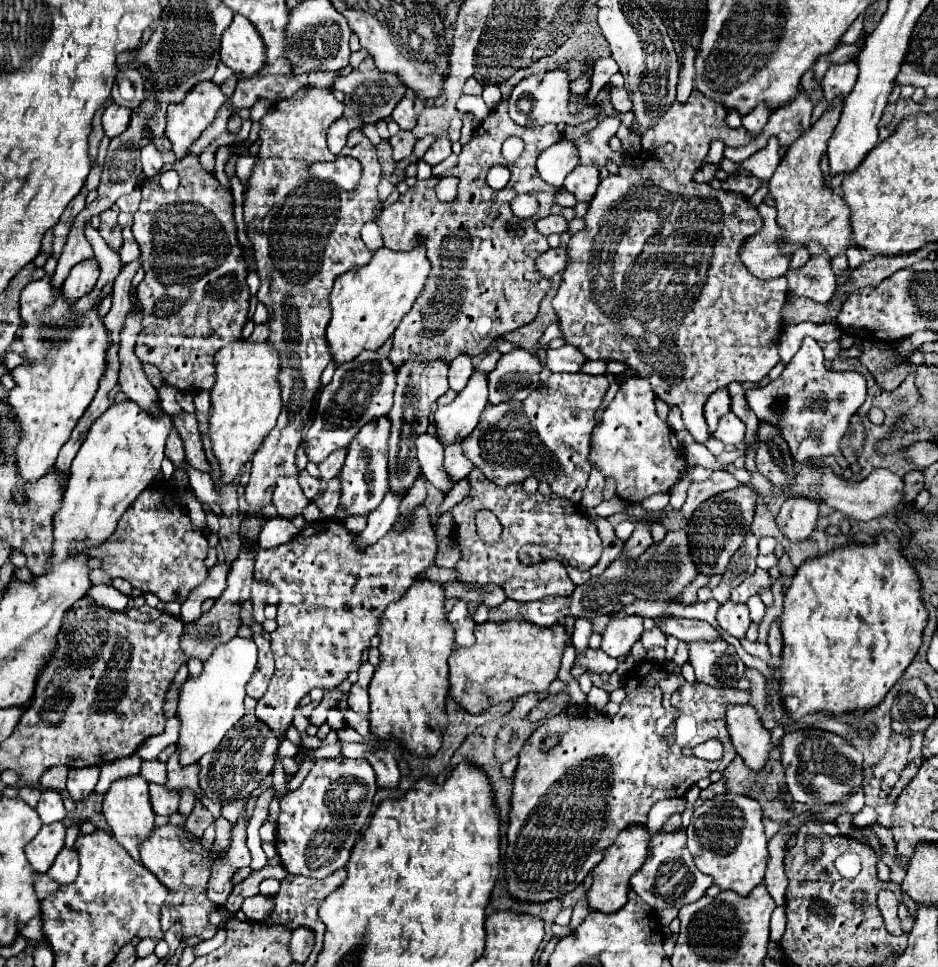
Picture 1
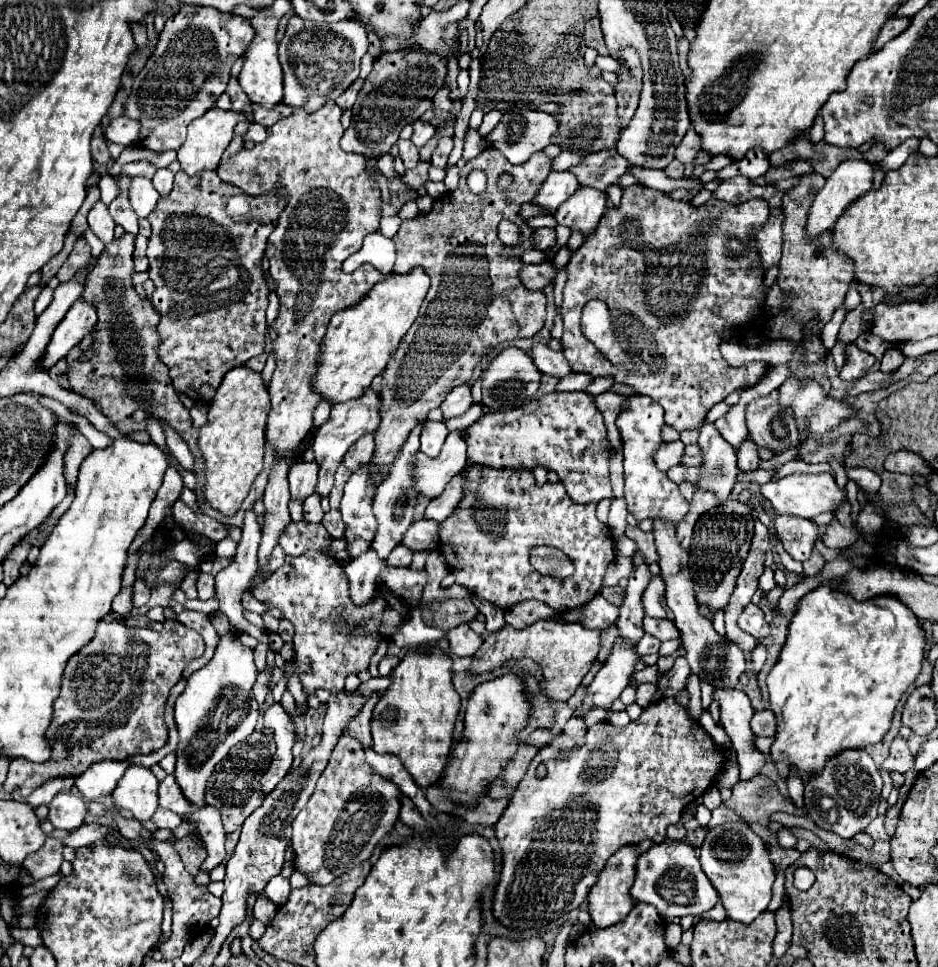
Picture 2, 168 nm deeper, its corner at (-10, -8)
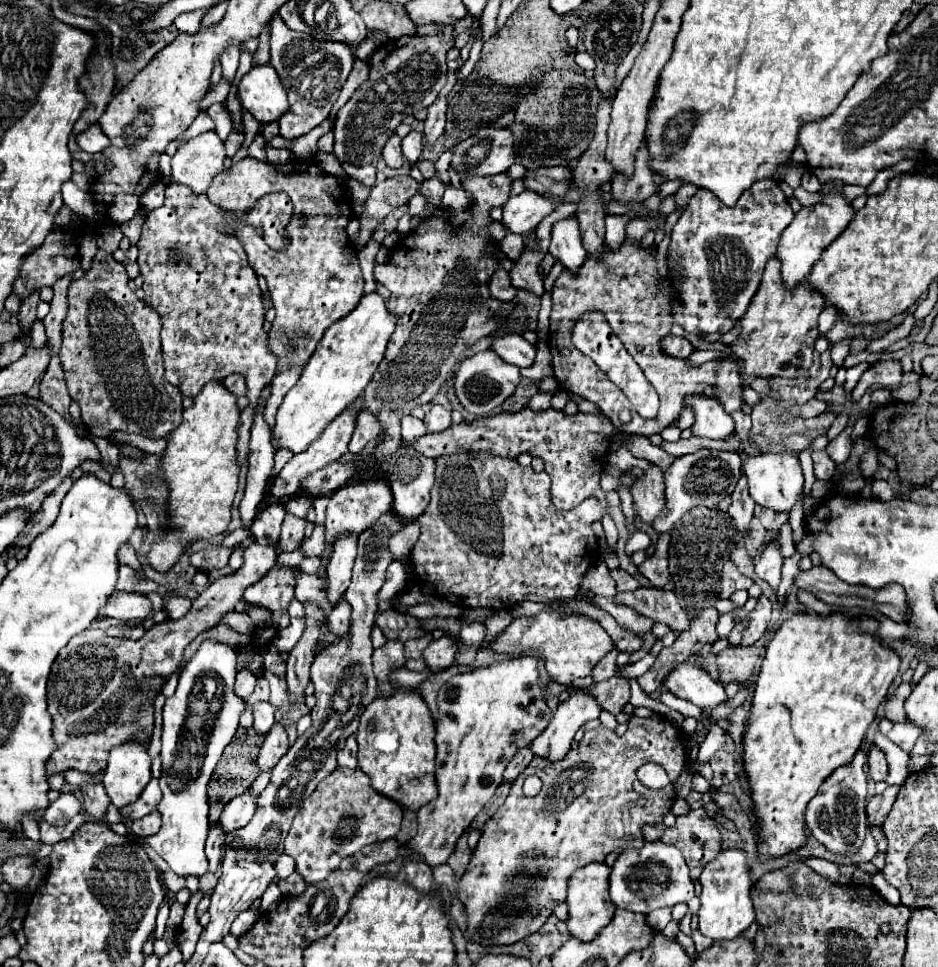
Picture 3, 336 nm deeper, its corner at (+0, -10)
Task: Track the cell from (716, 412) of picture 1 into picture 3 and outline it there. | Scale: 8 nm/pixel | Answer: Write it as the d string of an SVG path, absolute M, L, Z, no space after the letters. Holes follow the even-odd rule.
M697 450L693 454L679 456L671 464L671 470L665 472L665 486L667 486L665 494L669 498L669 510L661 518L657 518L657 522L653 524L653 530L657 534L669 532L673 524L681 520L683 514L687 514L695 506L715 508L723 498L727 498L733 492L739 476L741 476L739 454L717 452L717 450Z

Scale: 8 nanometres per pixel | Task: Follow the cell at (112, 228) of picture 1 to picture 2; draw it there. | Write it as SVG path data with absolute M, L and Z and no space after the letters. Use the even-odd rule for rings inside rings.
M131 234L109 242L93 270L87 274L81 300L87 300L91 306L95 306L99 316L93 328L93 342L89 346L89 350L95 354L89 360L81 360L87 350L75 346L67 354L67 376L71 388L89 400L95 400L111 424L117 424L119 420L125 420L127 414L143 408L147 410L149 418L163 420L175 430L187 430L193 424L189 410L181 404L175 388L171 386L167 366L157 354L161 344L157 332L159 312L155 312L155 306L149 298L137 296L131 282L133 244L135 238Z

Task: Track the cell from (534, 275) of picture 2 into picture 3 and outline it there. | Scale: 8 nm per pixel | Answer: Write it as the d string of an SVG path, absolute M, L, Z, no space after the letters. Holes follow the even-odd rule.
M503 268L493 272L489 288L491 288L491 296L497 300L503 300L503 302L511 302L517 296L517 288L511 284L509 272Z

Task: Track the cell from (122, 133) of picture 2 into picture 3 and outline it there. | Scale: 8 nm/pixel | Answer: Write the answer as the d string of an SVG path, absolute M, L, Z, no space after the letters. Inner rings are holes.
M93 124L89 130L85 130L83 134L77 136L77 144L81 150L97 154L97 152L103 152L105 148L109 148L109 136L101 130L99 124Z

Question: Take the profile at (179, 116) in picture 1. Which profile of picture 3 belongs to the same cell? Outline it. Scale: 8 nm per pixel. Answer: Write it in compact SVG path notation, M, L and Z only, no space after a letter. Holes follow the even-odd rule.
M213 130L203 132L177 148L175 156L171 158L173 180L201 194L209 188L213 174L223 170L223 162L225 142Z

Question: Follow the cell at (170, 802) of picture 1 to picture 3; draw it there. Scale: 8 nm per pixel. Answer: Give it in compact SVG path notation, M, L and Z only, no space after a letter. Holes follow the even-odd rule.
M157 810L131 824L131 832L135 836L149 836L149 834L155 834L159 828L161 828L161 814L157 814Z

